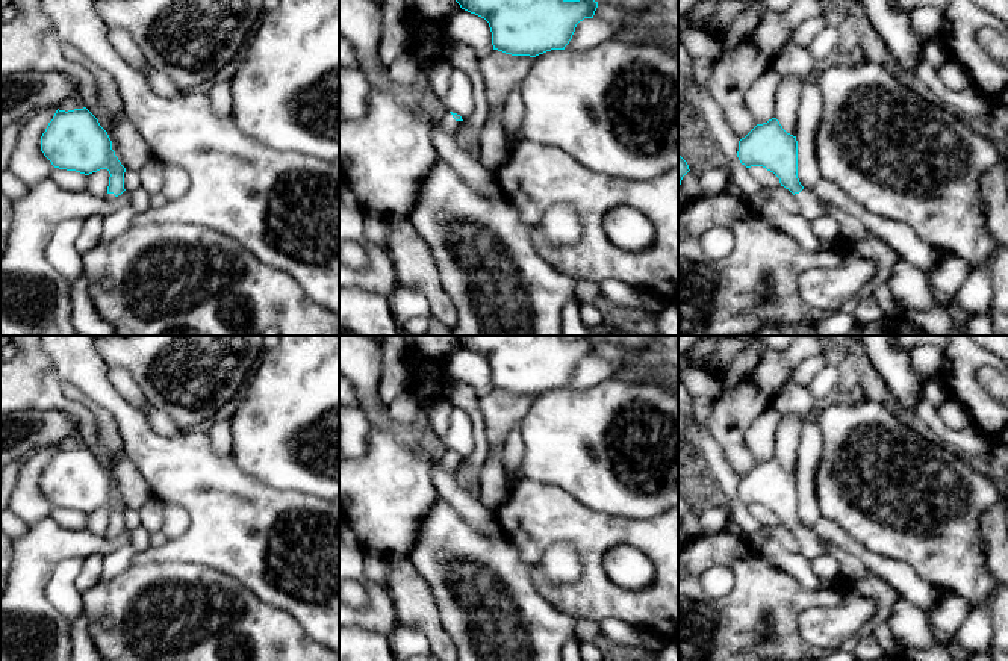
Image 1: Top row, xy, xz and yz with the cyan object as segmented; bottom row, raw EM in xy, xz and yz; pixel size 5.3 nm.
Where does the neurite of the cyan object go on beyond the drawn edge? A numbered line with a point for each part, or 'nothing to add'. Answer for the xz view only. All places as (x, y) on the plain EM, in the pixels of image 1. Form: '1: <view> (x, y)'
1: xz (450, 463)

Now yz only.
1: yz (810, 546)

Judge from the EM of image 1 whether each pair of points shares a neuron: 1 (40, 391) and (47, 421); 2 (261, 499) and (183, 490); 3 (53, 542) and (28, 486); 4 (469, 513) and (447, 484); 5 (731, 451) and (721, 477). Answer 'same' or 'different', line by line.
1: different
2: same
3: different
4: same
5: different

